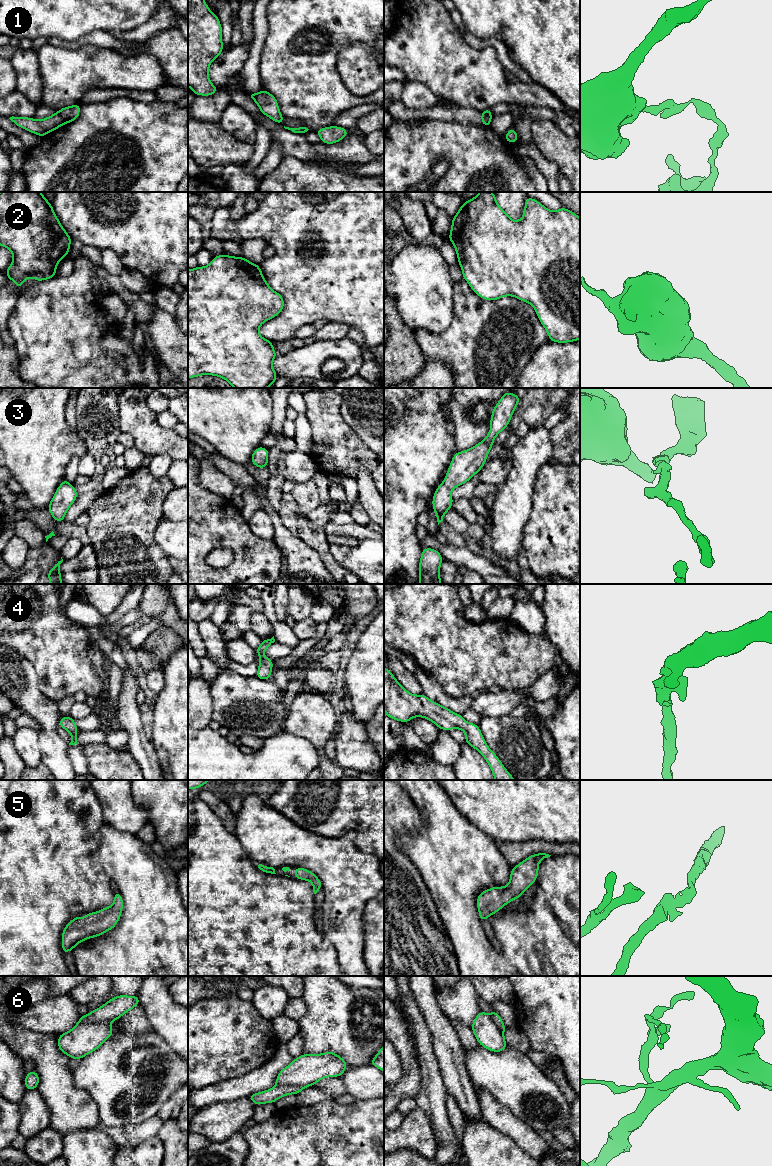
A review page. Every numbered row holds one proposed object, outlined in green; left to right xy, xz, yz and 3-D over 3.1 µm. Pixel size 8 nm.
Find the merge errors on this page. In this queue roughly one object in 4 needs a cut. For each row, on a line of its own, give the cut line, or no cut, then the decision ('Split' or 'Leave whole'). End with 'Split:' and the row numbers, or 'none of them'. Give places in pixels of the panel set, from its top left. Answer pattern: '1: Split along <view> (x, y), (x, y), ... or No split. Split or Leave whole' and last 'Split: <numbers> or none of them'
1: Split along xy (58, 111), (65, 123). Split
2: No split. Leave whole
3: No split. Leave whole
4: No split. Leave whole
5: No split. Leave whole
6: Split along xy (110, 1020), (78, 1023). Split
Split: 1, 6

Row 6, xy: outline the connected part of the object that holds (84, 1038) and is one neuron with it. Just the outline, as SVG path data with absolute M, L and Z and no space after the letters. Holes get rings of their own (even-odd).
M110 1022L77 1023L70 1031L58 1035L59 1050L71 1059L82 1059L114 1034Z

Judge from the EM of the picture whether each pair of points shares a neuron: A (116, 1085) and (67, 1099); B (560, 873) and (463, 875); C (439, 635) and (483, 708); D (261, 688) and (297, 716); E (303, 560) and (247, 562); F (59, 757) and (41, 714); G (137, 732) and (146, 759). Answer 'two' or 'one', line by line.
A: two
B: two
C: two
D: two
E: two
F: one
G: one

